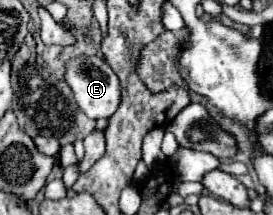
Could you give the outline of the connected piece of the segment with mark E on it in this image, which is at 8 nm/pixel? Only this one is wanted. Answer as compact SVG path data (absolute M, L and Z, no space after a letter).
M80 56L76 60L68 62L68 72L66 72L66 82L70 84L74 98L82 112L86 116L98 120L98 118L110 118L122 100L122 84L116 76L116 72L110 68L110 64L98 56Z

